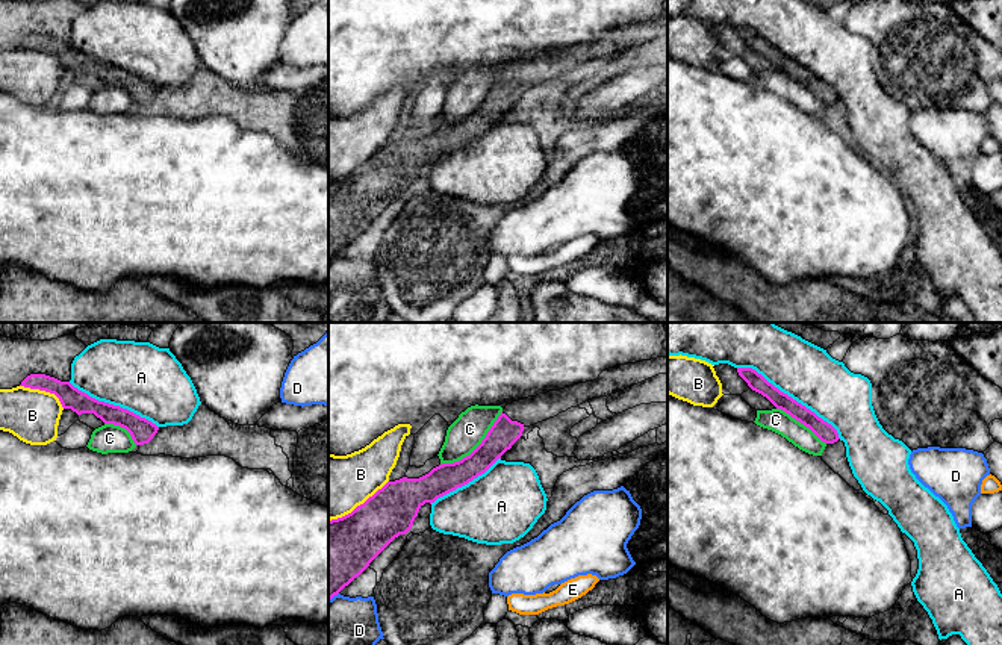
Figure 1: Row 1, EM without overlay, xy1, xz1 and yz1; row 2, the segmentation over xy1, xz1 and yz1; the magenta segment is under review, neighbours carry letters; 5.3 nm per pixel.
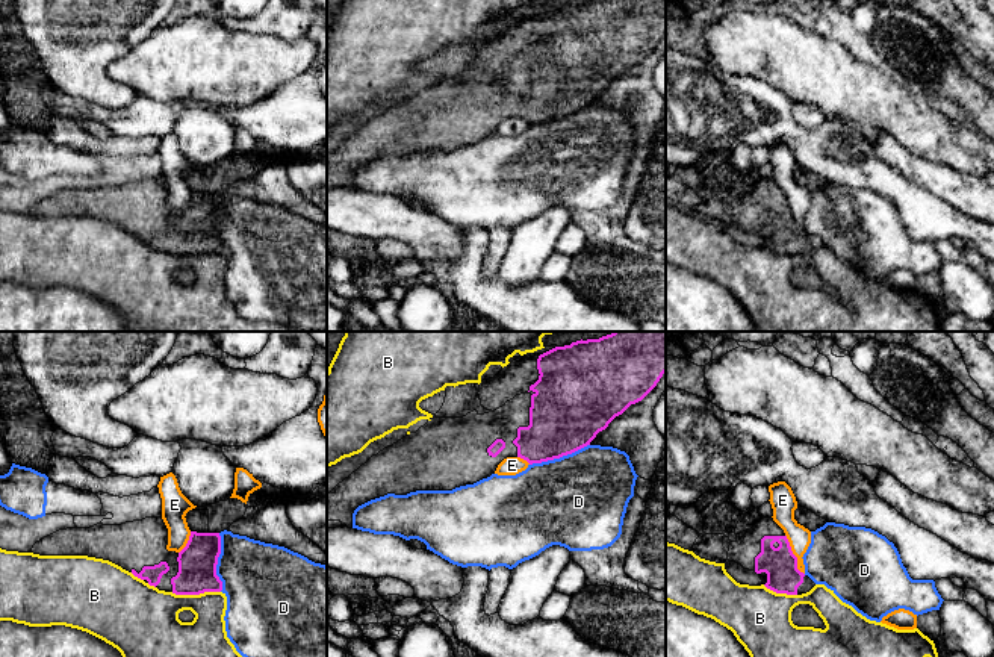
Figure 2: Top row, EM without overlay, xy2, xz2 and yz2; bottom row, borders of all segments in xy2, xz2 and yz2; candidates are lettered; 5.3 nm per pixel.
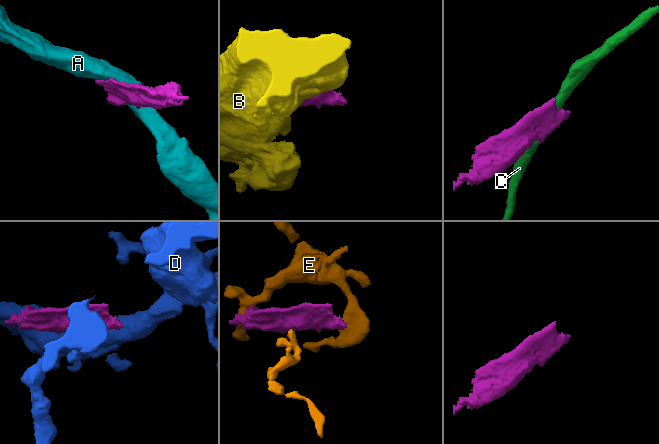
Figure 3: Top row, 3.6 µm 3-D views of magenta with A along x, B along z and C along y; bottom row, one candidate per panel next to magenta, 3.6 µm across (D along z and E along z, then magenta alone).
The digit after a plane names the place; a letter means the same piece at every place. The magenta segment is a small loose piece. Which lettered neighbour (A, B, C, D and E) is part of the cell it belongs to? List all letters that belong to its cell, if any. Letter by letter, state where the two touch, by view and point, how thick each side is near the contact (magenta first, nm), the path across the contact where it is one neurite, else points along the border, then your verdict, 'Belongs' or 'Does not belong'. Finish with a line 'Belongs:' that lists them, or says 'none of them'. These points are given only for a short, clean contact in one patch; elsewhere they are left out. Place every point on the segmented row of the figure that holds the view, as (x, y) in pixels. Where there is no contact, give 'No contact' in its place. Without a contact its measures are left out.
A: Touches magenta at yz1 (790, 397). Thickness 90 nm (magenta) against 300 nm. Does not belong
B: Touches magenta at xz1 (357, 506). Thickness 320 nm (magenta) against 340 nm. Does not belong
C: Touches magenta at xz1 (477, 447). Thickness 160 nm (magenta) against 180 nm. Does not belong
D: Touches magenta at xz2 (559, 457). Thickness 400 nm (magenta) against 500 nm. Does not belong
E: Touches magenta at yz2 (793, 554). Thickness 180 nm (magenta) against 120 nm. Boundary: yz2 (785, 535), (790, 550), (796, 557), (796, 566), (804, 574). Does not belong
Belongs: none of them

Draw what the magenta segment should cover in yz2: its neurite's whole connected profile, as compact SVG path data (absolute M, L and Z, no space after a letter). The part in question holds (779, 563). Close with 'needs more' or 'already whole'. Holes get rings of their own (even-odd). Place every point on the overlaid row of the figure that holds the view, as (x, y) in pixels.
M759 518L750 530L737 534L726 560L755 571L761 575L763 584L776 593L802 595L815 586L797 569L797 557L773 518Z | needs more

